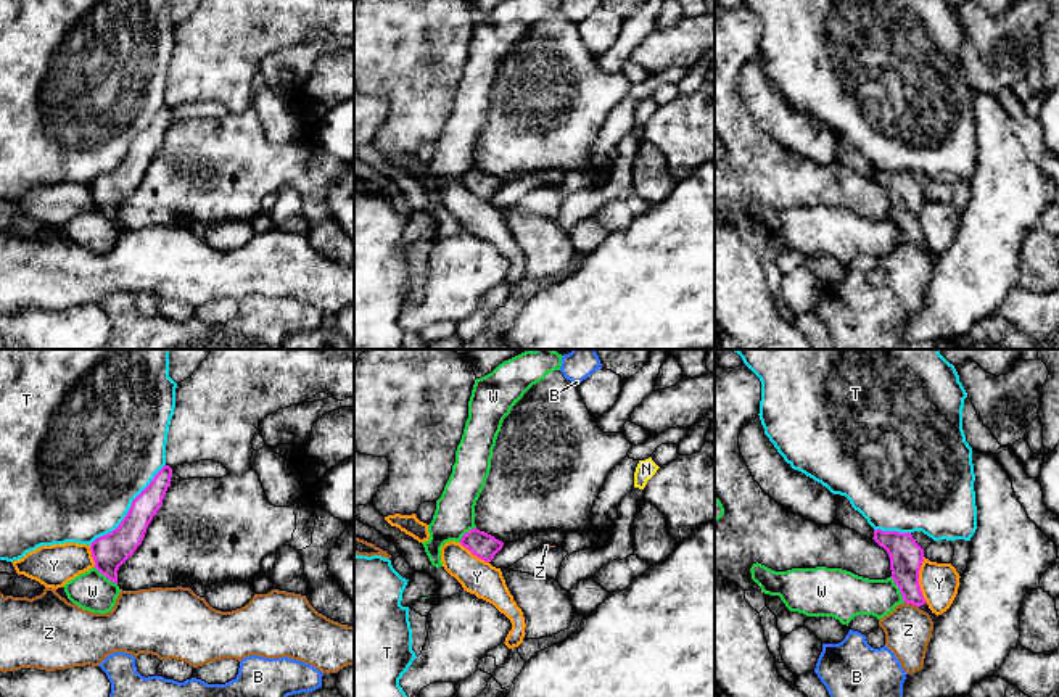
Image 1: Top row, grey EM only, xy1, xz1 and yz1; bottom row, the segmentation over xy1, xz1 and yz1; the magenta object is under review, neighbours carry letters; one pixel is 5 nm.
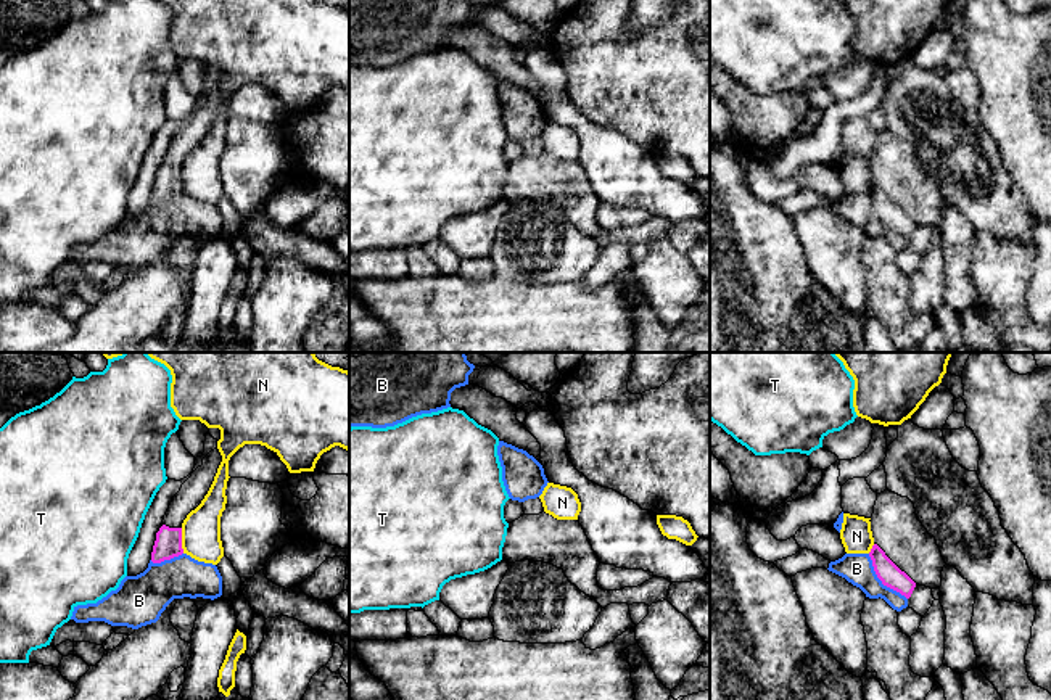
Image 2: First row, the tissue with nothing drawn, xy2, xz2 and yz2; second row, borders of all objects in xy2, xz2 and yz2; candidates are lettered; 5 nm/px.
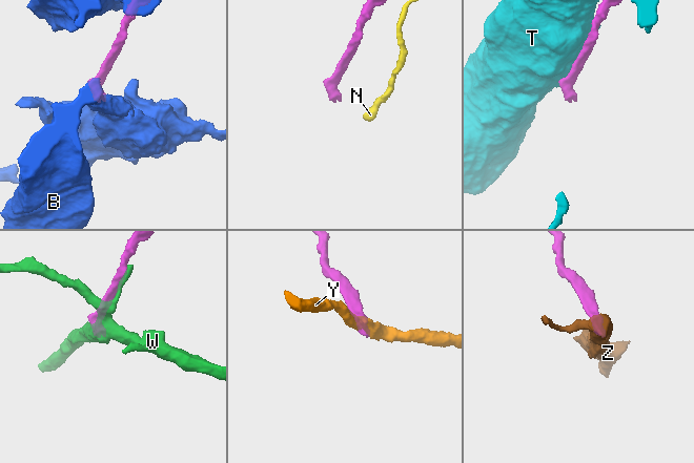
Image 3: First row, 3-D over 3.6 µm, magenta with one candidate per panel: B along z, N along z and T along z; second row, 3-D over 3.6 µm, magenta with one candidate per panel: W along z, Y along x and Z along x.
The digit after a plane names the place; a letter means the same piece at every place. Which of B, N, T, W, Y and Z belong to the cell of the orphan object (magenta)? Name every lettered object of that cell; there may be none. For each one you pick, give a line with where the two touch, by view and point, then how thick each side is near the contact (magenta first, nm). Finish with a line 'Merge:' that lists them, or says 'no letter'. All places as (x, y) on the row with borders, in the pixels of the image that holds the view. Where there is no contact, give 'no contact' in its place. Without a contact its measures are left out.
Merge: no letter

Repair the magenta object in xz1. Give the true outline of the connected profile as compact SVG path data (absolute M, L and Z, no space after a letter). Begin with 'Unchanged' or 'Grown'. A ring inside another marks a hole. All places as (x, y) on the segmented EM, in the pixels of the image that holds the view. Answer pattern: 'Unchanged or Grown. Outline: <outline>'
Unchanged. Outline: M473 528L465 533L460 539L460 544L484 562L491 562L504 546L502 541L484 531L480 531L478 528Z

